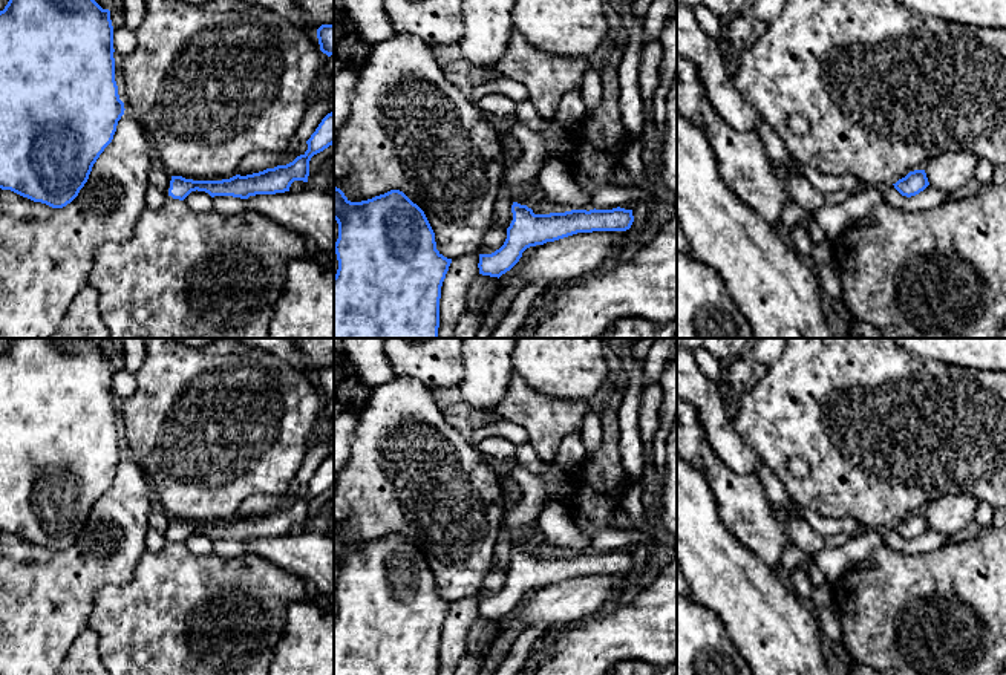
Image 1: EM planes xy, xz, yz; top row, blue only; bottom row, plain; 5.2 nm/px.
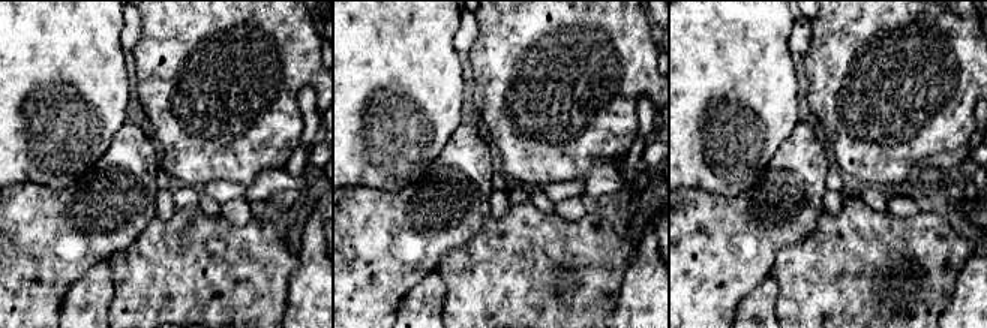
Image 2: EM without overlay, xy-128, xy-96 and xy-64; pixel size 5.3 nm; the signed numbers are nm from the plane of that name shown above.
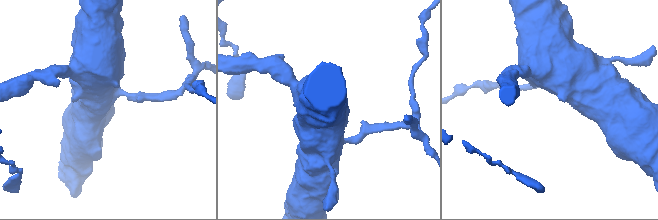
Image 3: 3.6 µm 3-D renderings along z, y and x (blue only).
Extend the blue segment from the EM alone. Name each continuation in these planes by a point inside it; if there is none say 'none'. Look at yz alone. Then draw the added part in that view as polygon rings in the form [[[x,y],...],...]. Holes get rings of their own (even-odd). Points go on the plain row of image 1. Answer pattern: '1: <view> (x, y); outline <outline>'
none

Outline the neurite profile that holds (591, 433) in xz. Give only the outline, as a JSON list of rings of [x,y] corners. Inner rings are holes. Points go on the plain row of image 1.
[[[591,410],[583,418],[580,438],[588,453],[594,453],[600,448],[603,432],[602,432],[600,415],[597,410]]]

